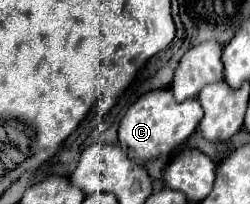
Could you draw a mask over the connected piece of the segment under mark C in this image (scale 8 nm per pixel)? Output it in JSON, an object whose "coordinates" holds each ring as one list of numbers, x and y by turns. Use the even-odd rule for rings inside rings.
{"coordinates":[[170,89,148,91,134,105,130,105,126,115,122,117,118,127,118,143,128,153,128,157,132,157,142,165,150,159,170,155,176,147,180,147,196,131,200,117,202,117,202,107,196,99,178,103,172,97]]}

